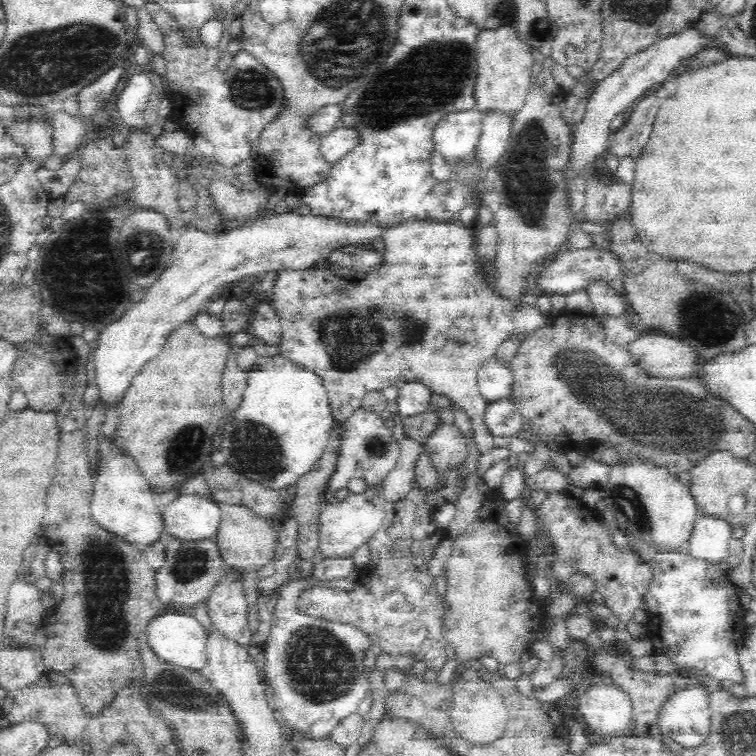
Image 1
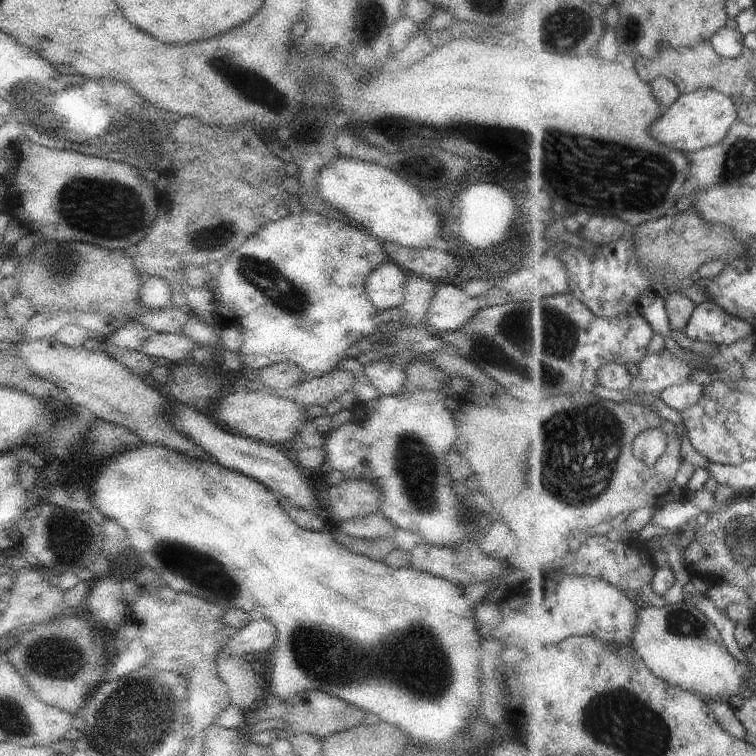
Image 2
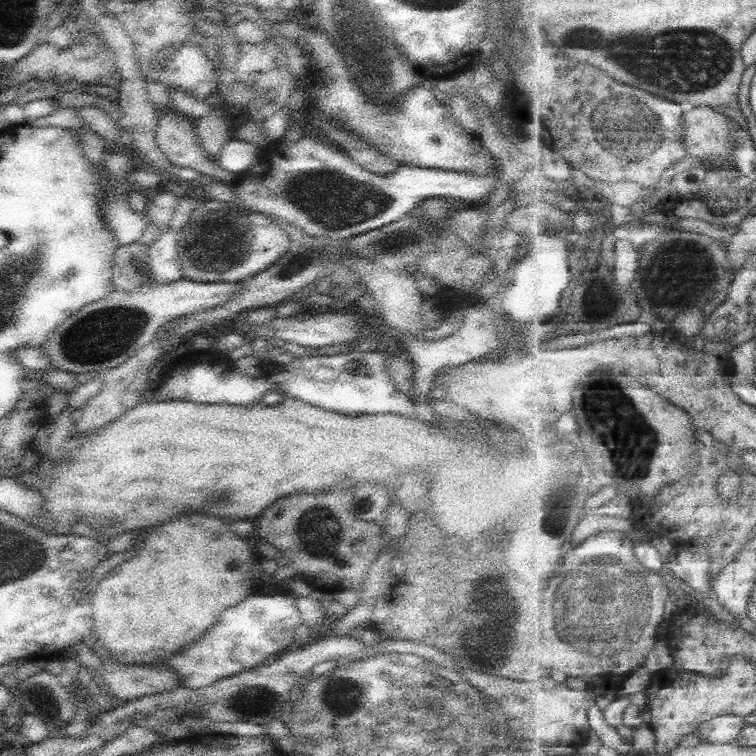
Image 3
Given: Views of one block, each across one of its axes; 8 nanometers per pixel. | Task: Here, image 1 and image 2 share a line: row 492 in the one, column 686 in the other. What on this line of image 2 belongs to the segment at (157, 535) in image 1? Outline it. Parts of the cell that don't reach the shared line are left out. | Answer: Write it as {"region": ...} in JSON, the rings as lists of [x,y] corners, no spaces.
{"region":[[[707,88],[682,93],[669,108],[663,107],[662,110],[659,120],[655,120],[649,130],[651,136],[667,146],[673,144],[673,148],[689,154],[721,143],[739,118],[738,104],[731,96]]]}

